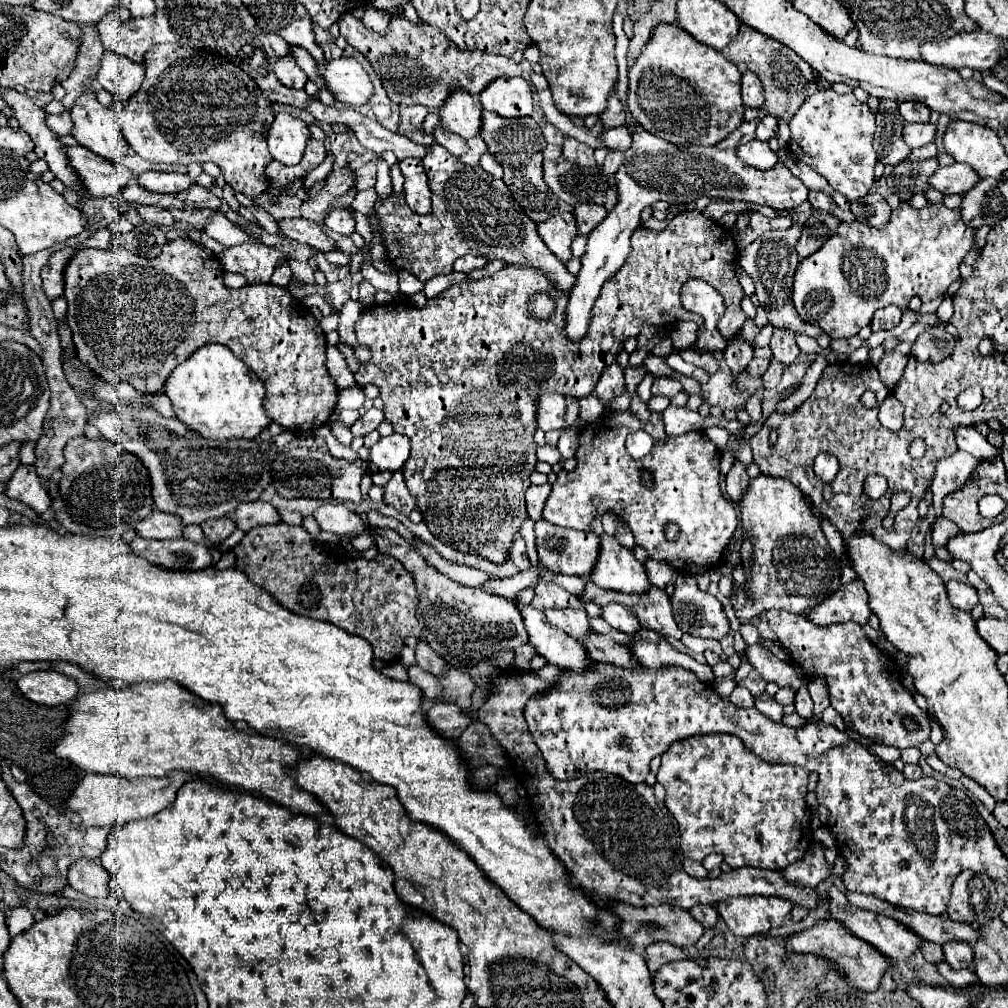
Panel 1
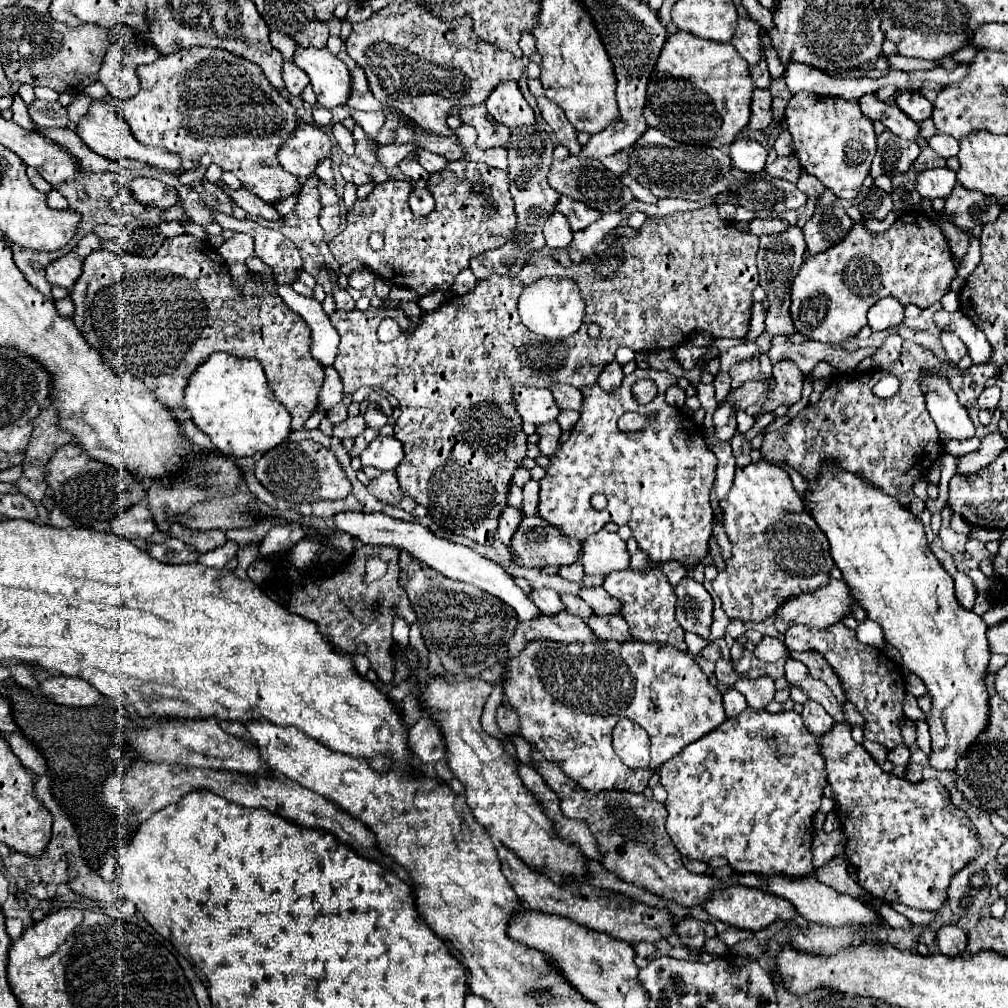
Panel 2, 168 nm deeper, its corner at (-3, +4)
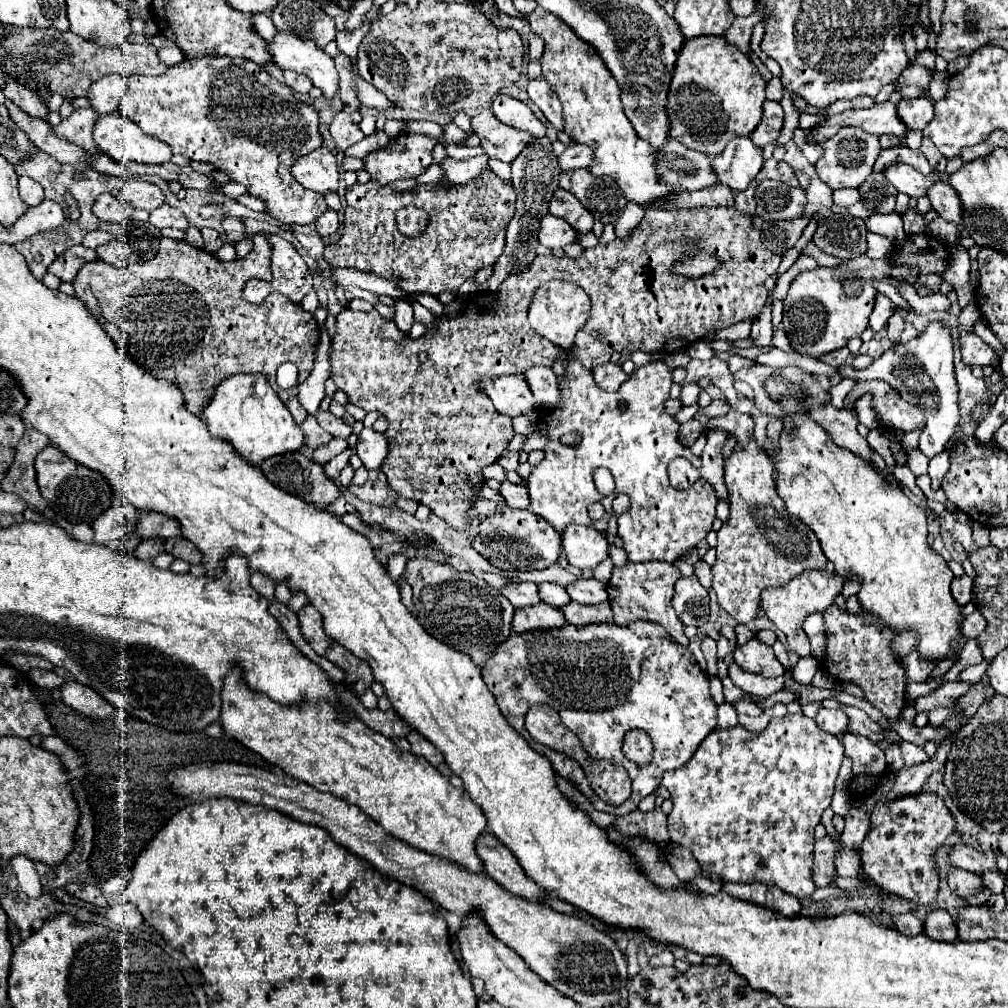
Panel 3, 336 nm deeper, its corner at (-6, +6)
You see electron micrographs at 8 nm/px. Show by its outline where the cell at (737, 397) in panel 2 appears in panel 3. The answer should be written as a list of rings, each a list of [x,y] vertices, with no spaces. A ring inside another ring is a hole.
[[[713,400],[707,408],[703,408],[699,414],[701,416],[705,416],[705,418],[717,418],[717,416],[723,416],[723,414],[727,414],[729,412],[729,404],[727,402],[723,402],[723,400]]]

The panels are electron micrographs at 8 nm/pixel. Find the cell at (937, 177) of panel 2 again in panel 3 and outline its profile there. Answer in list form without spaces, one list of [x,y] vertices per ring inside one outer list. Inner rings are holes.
[[[893,164],[893,166],[885,168],[883,174],[899,192],[903,192],[911,198],[925,196],[925,190],[941,178],[939,172],[933,172],[933,174],[929,174],[929,178],[925,178],[925,174],[921,176],[921,172],[913,170],[913,166],[907,166],[907,164]]]

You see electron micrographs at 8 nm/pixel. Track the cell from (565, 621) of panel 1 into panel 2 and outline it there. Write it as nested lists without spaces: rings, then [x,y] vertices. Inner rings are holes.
[[[550,588],[534,590],[530,594],[530,598],[534,600],[534,604],[538,604],[538,608],[542,608],[542,614],[546,614],[546,616],[556,616],[556,614],[560,614],[560,612],[566,610],[560,594],[554,592],[554,590],[550,590]]]

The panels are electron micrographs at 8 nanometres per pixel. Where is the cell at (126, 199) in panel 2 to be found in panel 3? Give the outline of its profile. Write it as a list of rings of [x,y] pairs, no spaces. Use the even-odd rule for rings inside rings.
[[[101,194],[95,200],[95,208],[93,214],[103,220],[103,222],[125,222],[131,218],[133,208],[129,204],[117,202],[117,198],[113,194]]]

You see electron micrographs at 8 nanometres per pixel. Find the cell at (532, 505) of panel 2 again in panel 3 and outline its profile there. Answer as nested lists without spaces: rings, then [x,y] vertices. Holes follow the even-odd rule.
[[[501,482],[499,494],[503,502],[509,508],[527,508],[529,506],[529,494],[523,484],[511,484],[511,482]]]

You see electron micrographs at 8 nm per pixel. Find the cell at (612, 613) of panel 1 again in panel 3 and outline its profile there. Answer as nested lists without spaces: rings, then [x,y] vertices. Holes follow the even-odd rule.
[[[595,578],[591,580],[575,580],[573,584],[569,584],[567,588],[567,594],[573,602],[579,602],[579,604],[599,604],[599,602],[605,602],[605,586],[601,582],[597,582]]]

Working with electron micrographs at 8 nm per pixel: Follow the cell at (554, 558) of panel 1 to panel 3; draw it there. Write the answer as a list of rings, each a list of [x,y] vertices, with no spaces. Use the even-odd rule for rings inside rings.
[[[505,508],[495,512],[479,522],[479,532],[473,536],[471,546],[487,558],[493,566],[519,572],[519,570],[543,570],[559,560],[561,554],[561,534],[549,526],[549,522],[541,520],[537,514],[529,510],[513,510]]]

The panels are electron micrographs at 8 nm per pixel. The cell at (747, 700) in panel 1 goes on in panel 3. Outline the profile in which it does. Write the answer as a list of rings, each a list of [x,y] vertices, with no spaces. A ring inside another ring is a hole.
[[[721,704],[719,710],[717,710],[717,726],[715,730],[725,730],[725,728],[731,728],[737,724],[737,712],[731,704]]]

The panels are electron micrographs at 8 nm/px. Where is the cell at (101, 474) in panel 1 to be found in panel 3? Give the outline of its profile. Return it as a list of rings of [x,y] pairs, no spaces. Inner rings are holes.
[[[47,446],[37,454],[35,458],[35,472],[37,472],[37,486],[41,496],[47,500],[47,504],[67,518],[71,524],[87,523],[91,524],[103,510],[111,506],[111,490],[109,484],[105,484],[105,478],[97,474],[95,470],[89,470],[71,458],[67,458],[61,450],[55,446]]]

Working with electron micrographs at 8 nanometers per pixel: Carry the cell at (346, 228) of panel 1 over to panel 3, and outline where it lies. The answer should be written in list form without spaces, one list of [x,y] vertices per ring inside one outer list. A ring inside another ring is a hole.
[[[327,210],[327,212],[315,222],[315,228],[317,228],[317,234],[319,234],[321,238],[335,234],[337,228],[339,228],[339,216],[337,216],[337,212]]]

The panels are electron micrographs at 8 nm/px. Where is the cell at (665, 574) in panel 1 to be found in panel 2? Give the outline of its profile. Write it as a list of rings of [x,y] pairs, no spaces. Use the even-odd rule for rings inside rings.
[[[638,550],[630,560],[630,568],[636,568],[636,570],[650,570],[654,566],[656,566],[656,562],[648,562],[648,556],[642,550]]]

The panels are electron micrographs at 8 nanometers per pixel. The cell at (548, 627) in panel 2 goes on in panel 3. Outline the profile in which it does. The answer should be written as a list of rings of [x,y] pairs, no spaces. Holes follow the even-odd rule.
[[[535,604],[535,606],[525,606],[525,608],[517,608],[515,616],[513,616],[513,632],[521,634],[533,628],[555,628],[555,626],[563,626],[565,616],[561,614],[559,608],[549,606],[549,604]]]

